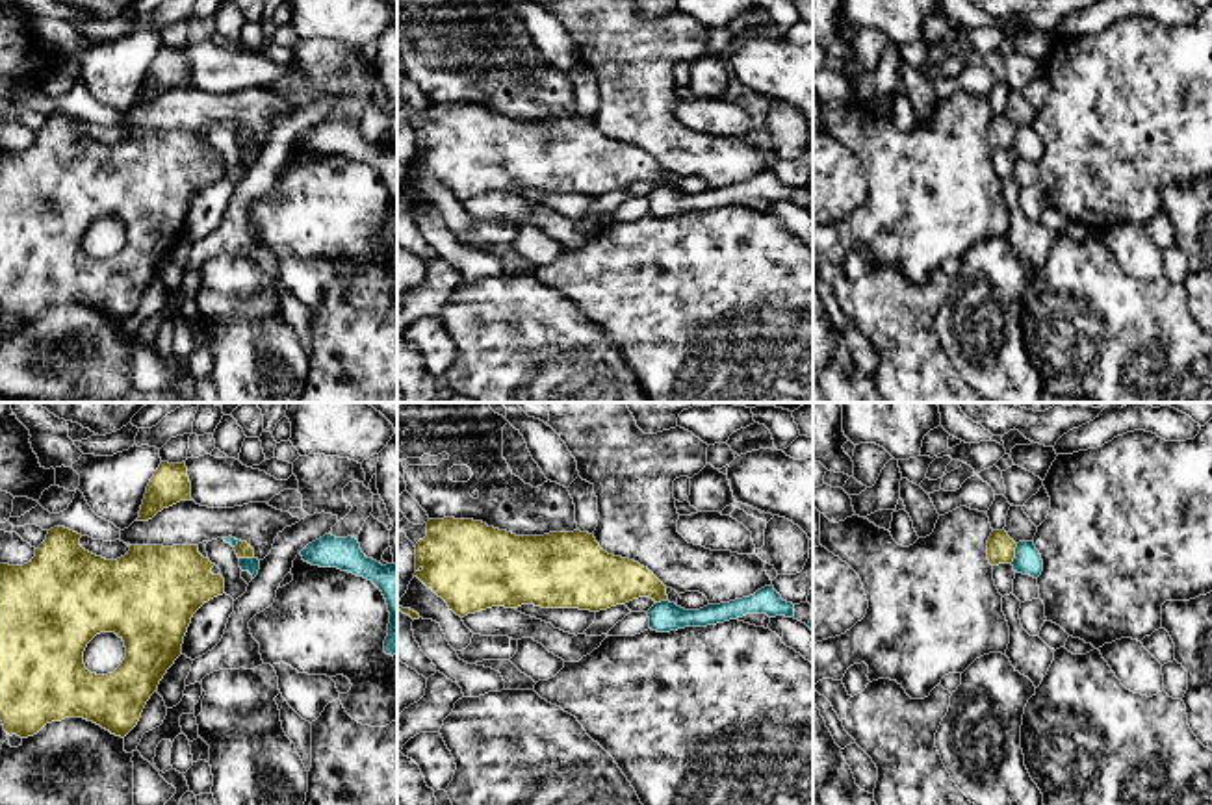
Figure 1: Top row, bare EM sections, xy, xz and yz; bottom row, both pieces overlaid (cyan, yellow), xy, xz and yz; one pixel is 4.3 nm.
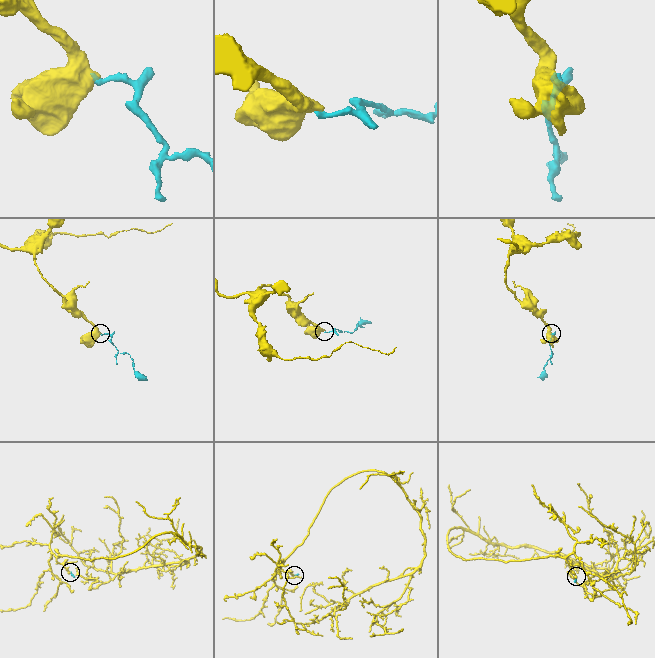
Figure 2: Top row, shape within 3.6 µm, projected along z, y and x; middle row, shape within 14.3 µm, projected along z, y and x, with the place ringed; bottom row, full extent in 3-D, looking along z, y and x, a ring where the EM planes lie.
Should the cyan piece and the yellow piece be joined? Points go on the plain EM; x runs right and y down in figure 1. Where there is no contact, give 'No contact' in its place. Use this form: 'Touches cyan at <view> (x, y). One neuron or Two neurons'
Touches cyan at yz (1016, 138). Two neurons

